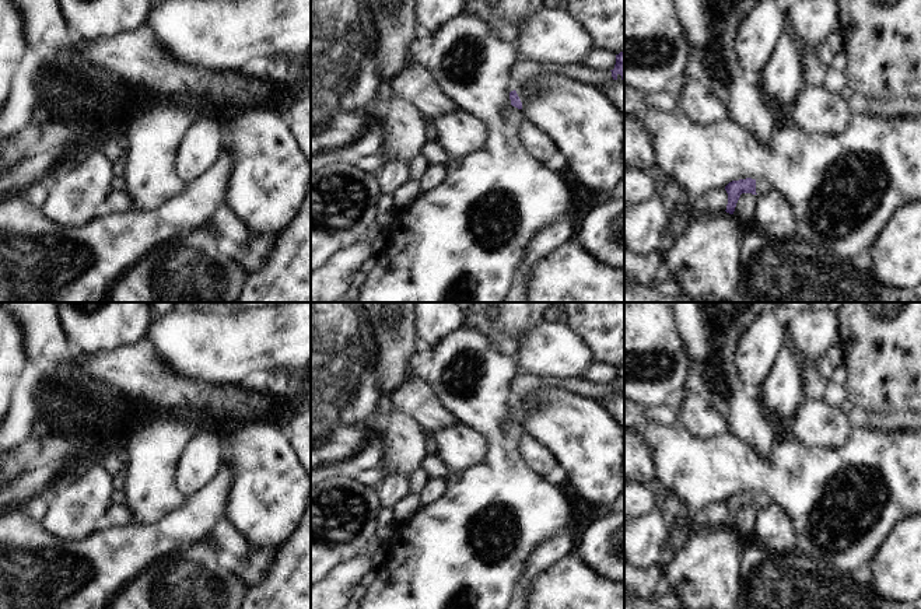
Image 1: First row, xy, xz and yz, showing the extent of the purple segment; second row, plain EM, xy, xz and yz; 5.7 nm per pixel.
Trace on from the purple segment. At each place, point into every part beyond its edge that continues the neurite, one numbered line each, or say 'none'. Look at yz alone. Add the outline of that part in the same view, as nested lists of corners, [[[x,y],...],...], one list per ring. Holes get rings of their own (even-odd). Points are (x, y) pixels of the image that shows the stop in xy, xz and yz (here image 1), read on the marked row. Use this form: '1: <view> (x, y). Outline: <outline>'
1: yz (762, 186). Outline: [[[756,179],[756,193],[761,196],[773,188],[771,182]]]

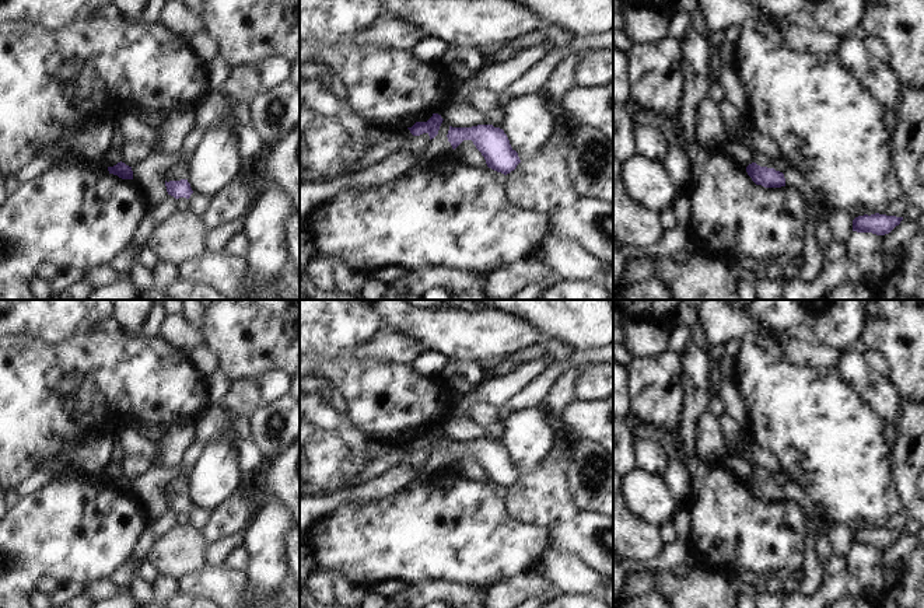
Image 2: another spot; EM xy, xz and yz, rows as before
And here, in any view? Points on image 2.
none.

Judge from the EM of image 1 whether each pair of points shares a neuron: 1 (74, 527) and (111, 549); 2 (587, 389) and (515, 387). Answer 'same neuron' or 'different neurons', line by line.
1: different neurons
2: same neuron

